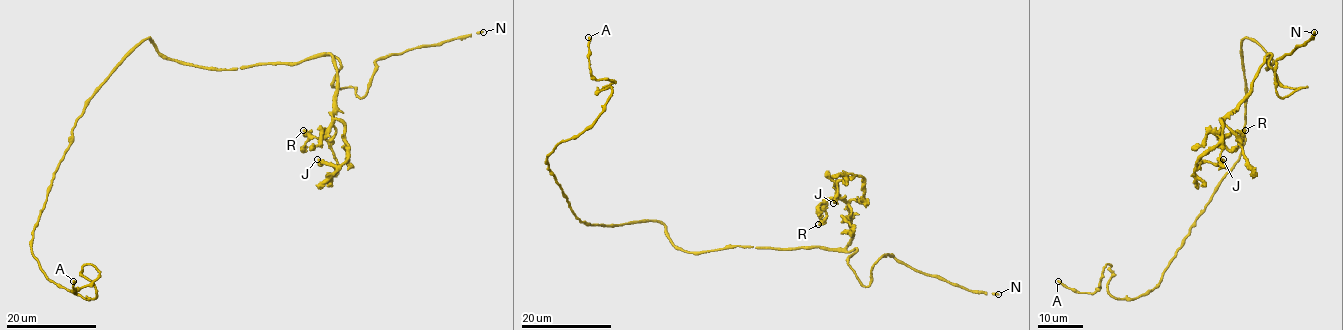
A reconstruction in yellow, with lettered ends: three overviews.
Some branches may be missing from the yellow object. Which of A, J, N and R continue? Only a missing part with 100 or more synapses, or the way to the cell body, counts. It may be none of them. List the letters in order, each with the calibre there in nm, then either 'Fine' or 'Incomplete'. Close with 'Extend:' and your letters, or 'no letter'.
A: Thickness 240 nm. Fine
J: Thickness 360 nm. Fine
N: Thickness 200 nm. Incomplete
R: Thickness 240 nm. Fine
Extend: N

